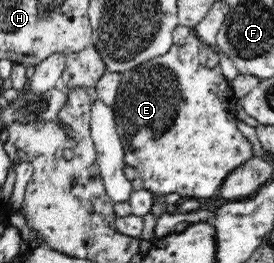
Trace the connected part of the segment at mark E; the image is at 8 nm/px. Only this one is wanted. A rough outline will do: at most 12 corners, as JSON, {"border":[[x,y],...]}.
{"border":[[196,35],[121,74],[127,165],[211,198],[252,157]]}

